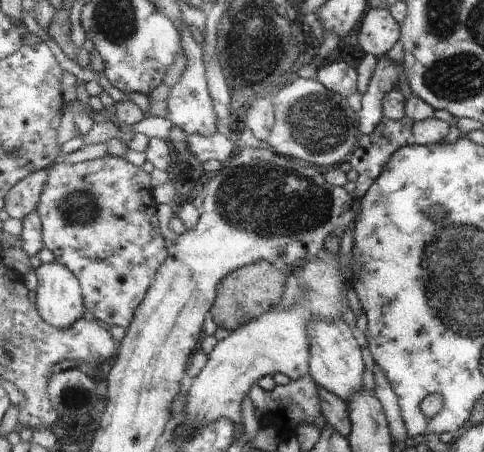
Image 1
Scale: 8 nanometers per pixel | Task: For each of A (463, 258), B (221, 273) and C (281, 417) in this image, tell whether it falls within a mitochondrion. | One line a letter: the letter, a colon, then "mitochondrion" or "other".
A: mitochondrion
B: other
C: other

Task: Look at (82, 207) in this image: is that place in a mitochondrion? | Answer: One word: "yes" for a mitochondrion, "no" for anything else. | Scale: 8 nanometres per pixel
yes

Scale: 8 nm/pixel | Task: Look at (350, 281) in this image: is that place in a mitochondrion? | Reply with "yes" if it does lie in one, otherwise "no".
no

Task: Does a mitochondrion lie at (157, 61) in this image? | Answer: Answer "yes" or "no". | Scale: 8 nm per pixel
no

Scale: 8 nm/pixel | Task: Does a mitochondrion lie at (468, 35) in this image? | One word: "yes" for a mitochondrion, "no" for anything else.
yes

